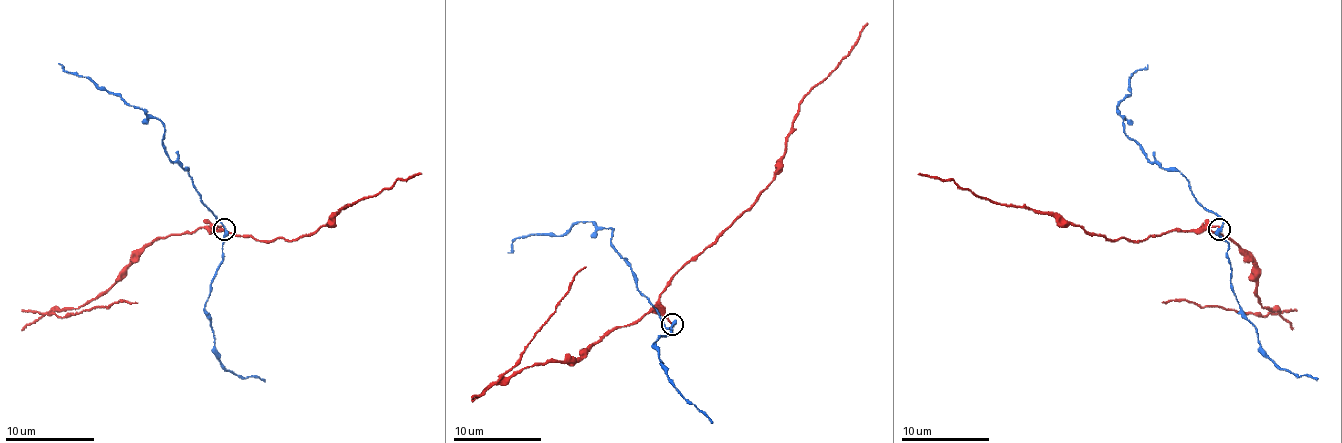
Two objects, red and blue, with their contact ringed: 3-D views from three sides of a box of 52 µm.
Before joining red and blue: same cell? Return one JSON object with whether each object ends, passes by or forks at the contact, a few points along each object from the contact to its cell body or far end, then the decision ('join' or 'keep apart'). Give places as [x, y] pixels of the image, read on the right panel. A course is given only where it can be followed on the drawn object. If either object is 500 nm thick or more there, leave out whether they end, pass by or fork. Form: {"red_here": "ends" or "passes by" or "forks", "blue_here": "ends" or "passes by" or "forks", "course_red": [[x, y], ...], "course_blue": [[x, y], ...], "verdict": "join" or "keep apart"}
{"red_here": "ends", "blue_here": "passes by", "course_red": [[1219, 230], [1212, 225], [1170, 230], [1143, 241], [1108, 241], [1048, 212], [1000, 205], [953, 181], [918, 174]], "course_blue": [[1219, 230], [1223, 221], [1194, 197], [1177, 170], [1146, 157], [1117, 110], [1130, 93], [1130, 77], [1148, 64]], "verdict": "keep apart"}

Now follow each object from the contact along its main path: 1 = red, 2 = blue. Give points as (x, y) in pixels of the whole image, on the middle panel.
1: (672, 324), (658, 295), (773, 178), (798, 105), (844, 58), (868, 23)
2: (672, 324), (667, 328), (641, 293), (610, 240), (612, 229), (577, 222), (561, 235), (517, 237), (508, 253)

